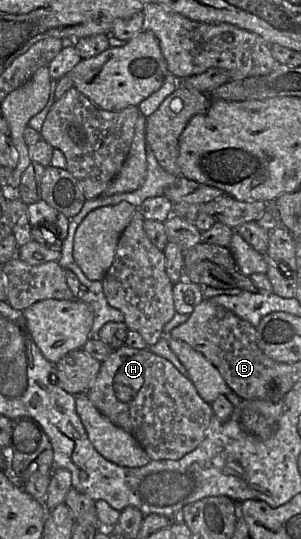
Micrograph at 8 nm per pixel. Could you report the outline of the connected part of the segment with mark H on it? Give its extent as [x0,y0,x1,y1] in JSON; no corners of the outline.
[87,344,214,460]

